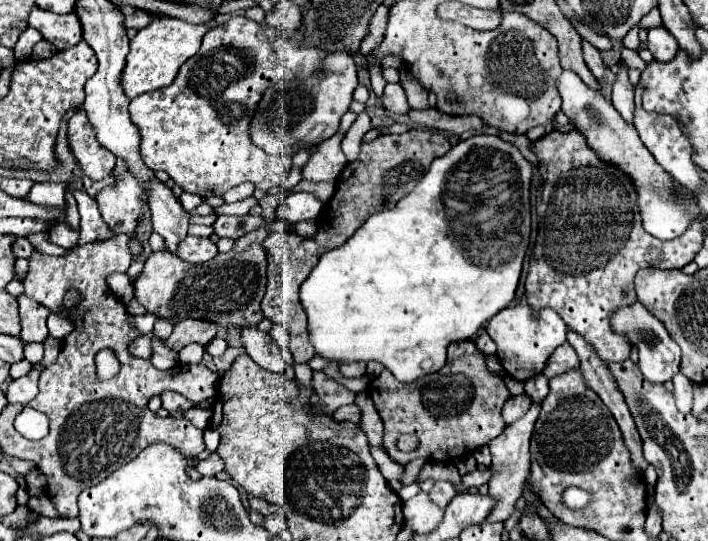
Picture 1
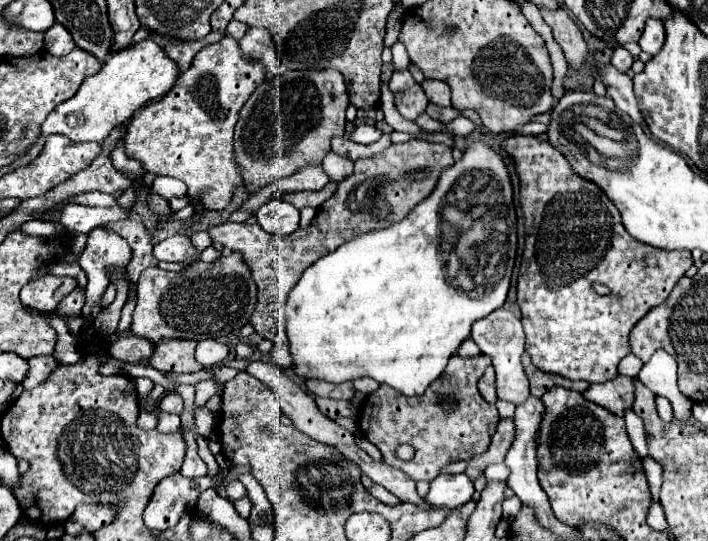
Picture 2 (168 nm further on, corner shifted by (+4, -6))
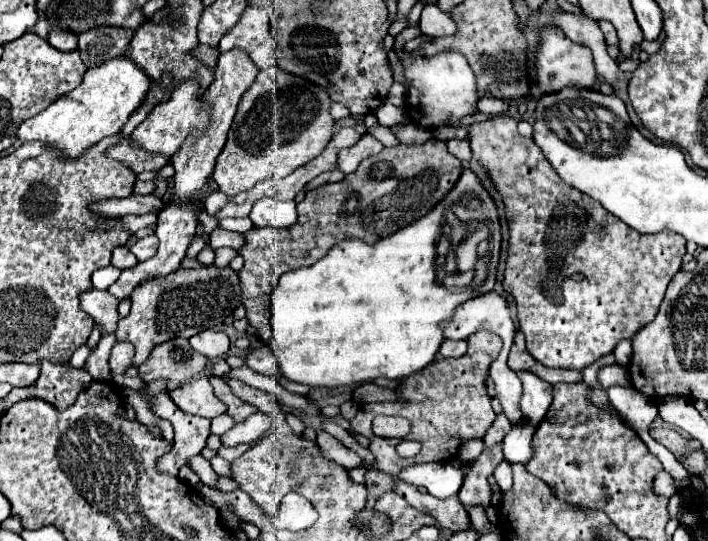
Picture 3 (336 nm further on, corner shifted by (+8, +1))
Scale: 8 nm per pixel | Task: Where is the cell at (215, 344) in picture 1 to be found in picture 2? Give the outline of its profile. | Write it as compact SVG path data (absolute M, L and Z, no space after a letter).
M203 340L197 344L195 358L205 368L213 368L213 366L221 364L227 356L229 356L229 348L217 340Z

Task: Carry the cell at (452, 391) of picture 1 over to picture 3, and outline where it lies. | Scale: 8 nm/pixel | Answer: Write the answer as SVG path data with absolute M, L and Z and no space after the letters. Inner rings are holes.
M475 333L467 339L469 349L459 359L443 357L431 365L427 365L421 373L415 373L413 377L407 377L399 381L399 387L395 393L399 395L397 401L379 401L379 403L363 403L357 411L357 415L351 419L351 429L369 437L371 445L369 451L377 459L377 469L385 471L389 475L401 473L409 465L421 465L421 463L439 463L439 461L451 461L457 457L459 447L465 441L471 439L483 439L491 423L495 421L495 411L491 409L483 379L489 373L489 363L495 355L501 351L501 339L491 333ZM377 415L401 415L411 421L411 431L405 439L421 443L421 451L411 459L397 457L395 439L375 437L371 433L371 421Z

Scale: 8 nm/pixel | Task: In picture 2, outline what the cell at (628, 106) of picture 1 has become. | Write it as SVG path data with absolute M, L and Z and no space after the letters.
M615 48L613 50L613 58L611 58L611 64L619 70L619 72L625 72L627 68L631 68L631 64L633 64L633 56L625 50L625 48Z

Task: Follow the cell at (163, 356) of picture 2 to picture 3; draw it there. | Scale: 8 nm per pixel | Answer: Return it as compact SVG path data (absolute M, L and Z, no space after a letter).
M175 337L153 349L149 359L139 365L139 377L143 381L169 379L167 389L171 391L175 387L181 387L193 375L201 373L207 361L207 357L201 357L201 353L191 349L187 339Z

